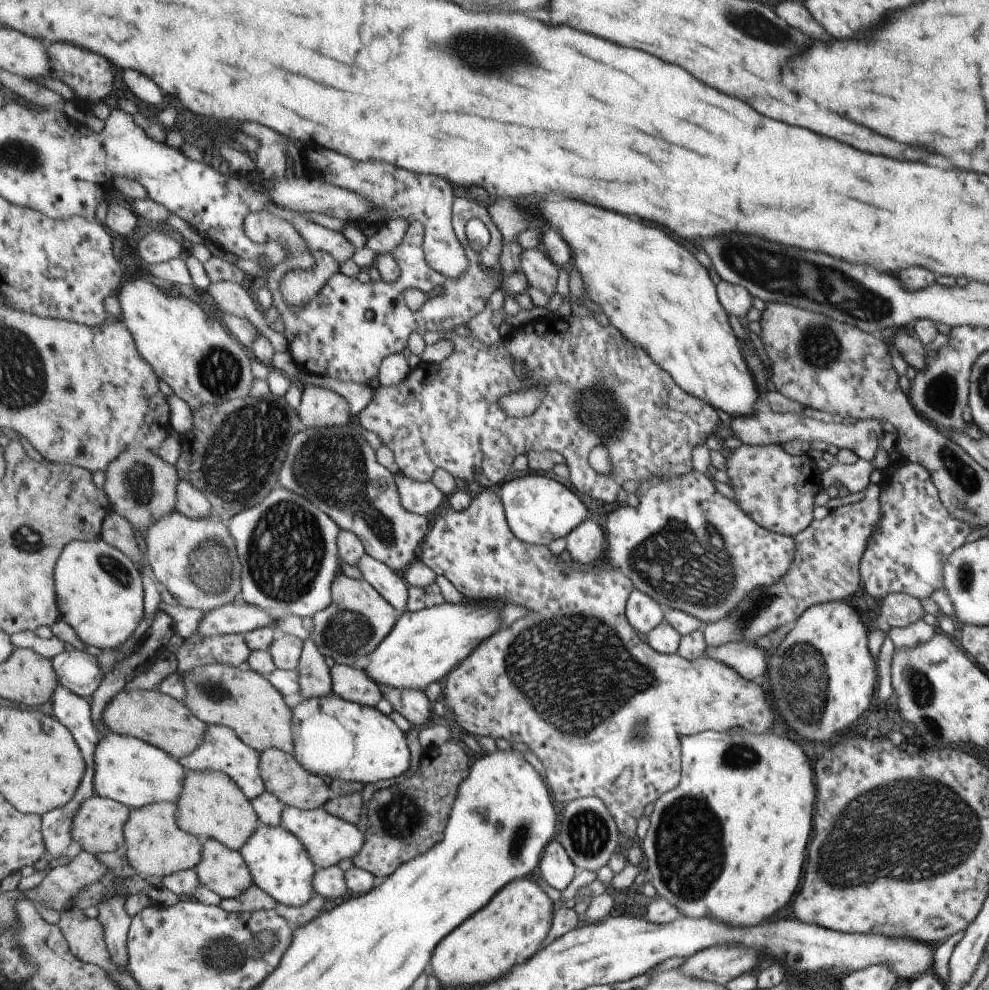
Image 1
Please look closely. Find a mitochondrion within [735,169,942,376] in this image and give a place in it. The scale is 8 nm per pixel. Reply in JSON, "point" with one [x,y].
{"point":[817,345]}

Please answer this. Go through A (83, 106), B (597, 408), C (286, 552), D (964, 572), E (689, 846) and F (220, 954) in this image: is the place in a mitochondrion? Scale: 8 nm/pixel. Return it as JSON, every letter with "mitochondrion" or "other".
{"A":"other","B":"mitochondrion","C":"mitochondrion","D":"mitochondrion","E":"mitochondrion","F":"mitochondrion"}

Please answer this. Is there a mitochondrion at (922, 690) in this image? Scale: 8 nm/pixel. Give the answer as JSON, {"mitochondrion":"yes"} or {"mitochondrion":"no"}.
{"mitochondrion":"yes"}

